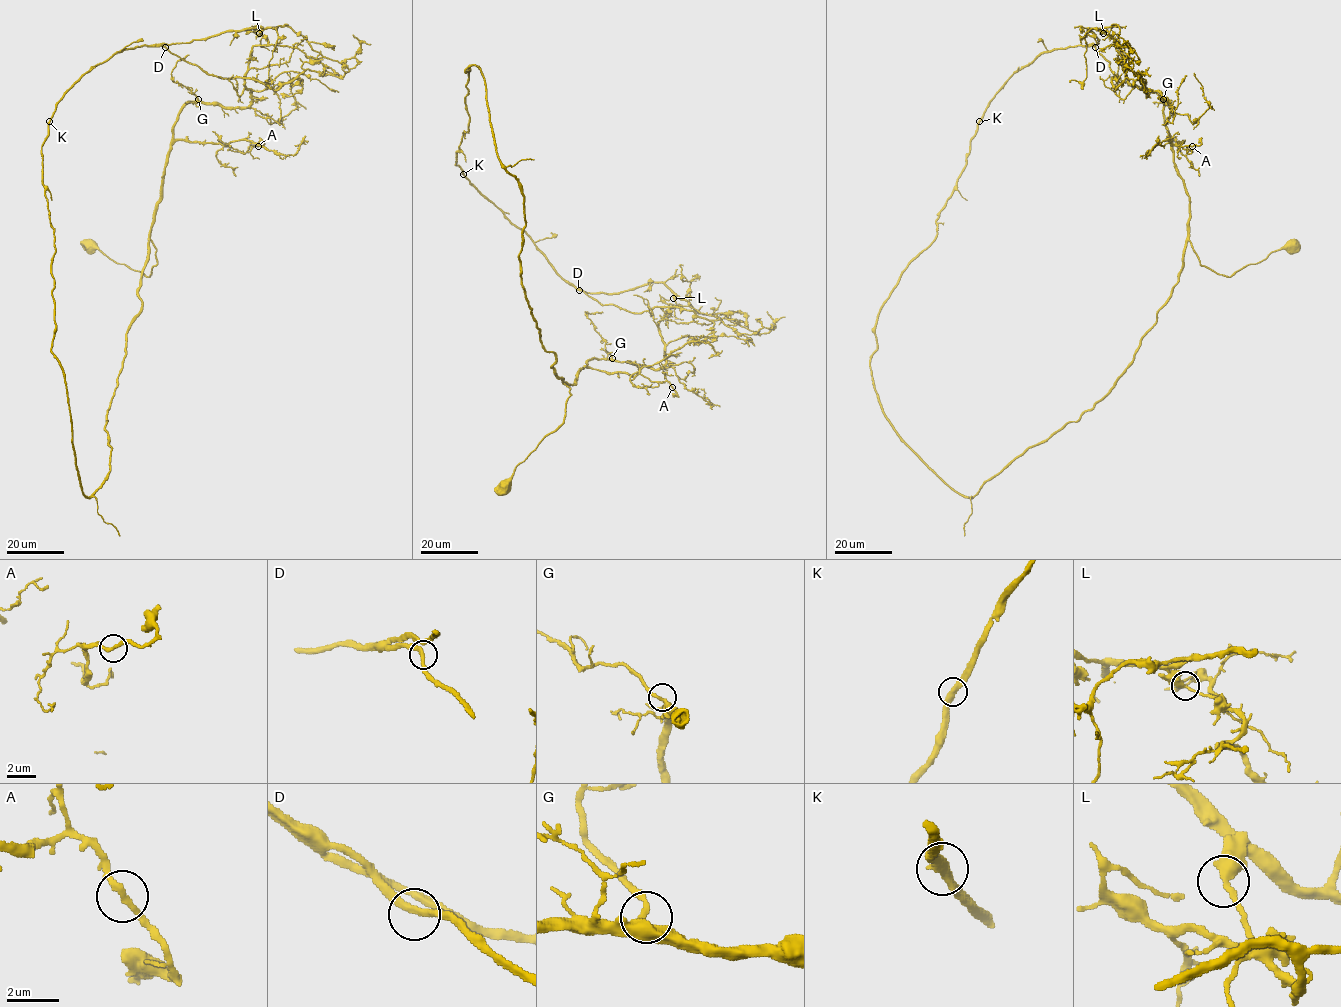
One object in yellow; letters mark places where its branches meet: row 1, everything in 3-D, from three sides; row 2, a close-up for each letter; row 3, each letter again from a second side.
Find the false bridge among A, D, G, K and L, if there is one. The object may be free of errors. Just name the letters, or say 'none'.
none

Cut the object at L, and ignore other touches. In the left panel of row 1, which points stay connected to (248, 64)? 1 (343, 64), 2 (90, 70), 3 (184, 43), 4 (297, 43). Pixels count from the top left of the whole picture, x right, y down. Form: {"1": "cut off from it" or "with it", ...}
{"1": "cut off from it", "2": "cut off from it", "3": "cut off from it", "4": "with it"}

